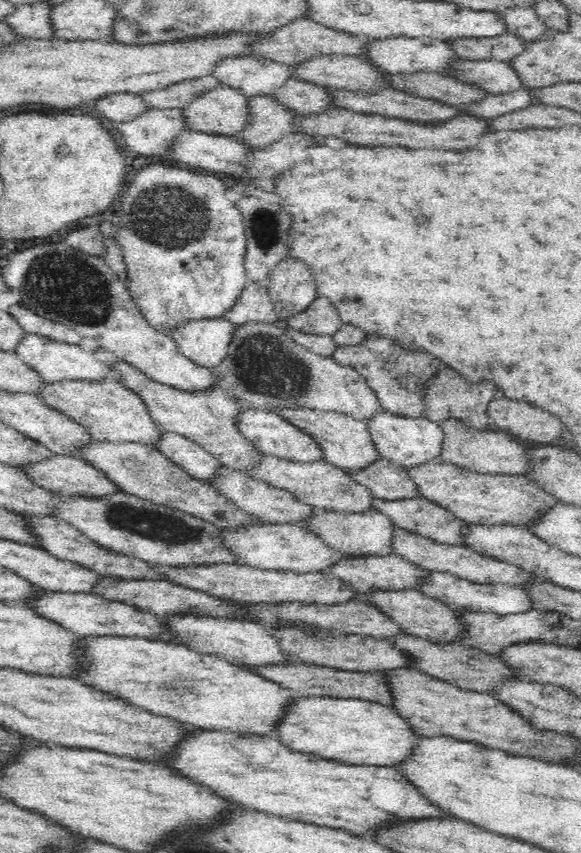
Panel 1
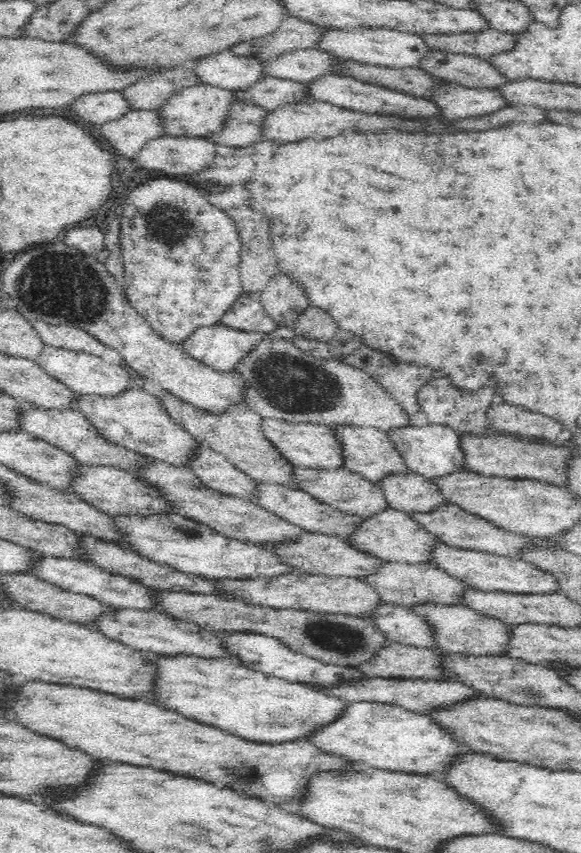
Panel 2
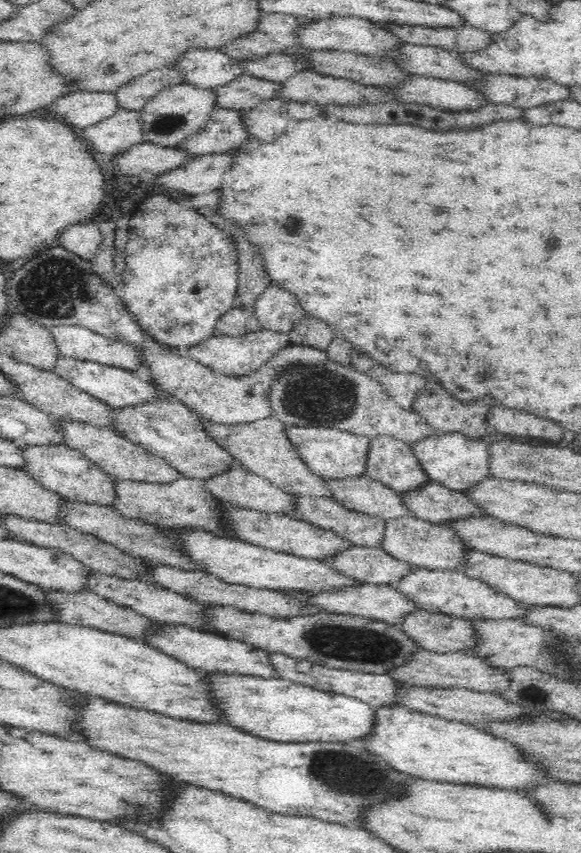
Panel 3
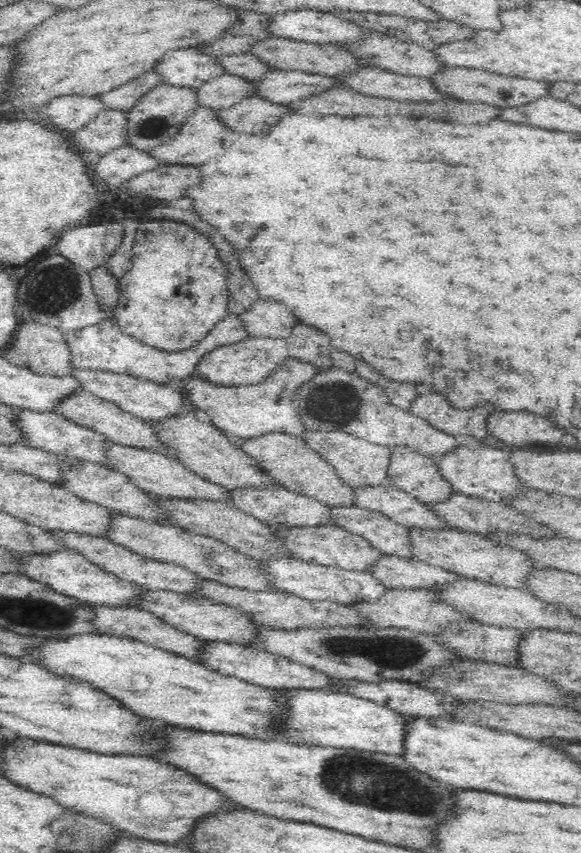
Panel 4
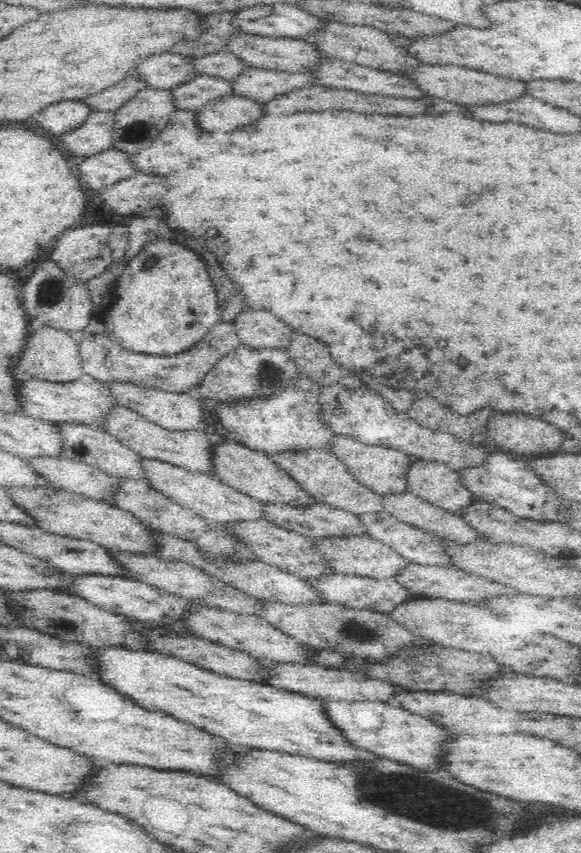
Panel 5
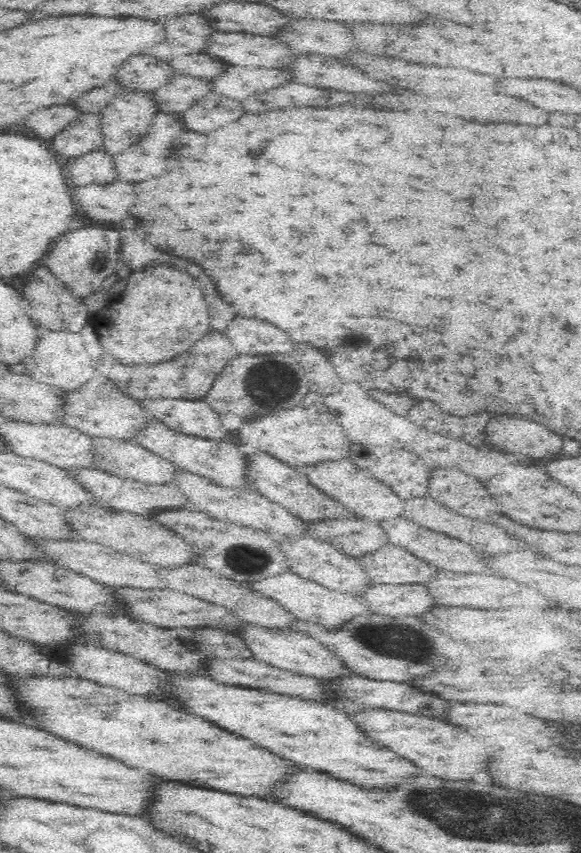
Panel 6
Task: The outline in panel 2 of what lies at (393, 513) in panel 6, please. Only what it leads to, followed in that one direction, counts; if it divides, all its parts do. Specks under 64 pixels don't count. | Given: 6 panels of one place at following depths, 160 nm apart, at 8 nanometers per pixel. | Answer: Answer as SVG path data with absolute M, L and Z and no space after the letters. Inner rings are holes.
M168 392L160 399L174 420L187 432L192 433L200 441L200 444L205 444L210 449L223 454L231 463L234 463L234 466L237 466L255 481L276 483L291 489L298 489L298 481L294 475L295 464L284 457L274 446L274 443L266 437L265 428L263 428L265 418L252 410L248 403L236 404L228 410L228 413L216 416L210 415L205 410L196 408Z

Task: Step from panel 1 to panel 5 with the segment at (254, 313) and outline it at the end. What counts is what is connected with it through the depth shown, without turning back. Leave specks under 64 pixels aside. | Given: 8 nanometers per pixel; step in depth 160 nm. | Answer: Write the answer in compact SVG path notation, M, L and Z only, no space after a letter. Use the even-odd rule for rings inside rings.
M100 316L90 320L88 326L75 335L80 344L85 373L104 383L132 384L134 387L154 388L166 393L181 394L199 387L205 377L242 344L232 322L214 325L191 349L173 356L136 355L126 352L103 331Z

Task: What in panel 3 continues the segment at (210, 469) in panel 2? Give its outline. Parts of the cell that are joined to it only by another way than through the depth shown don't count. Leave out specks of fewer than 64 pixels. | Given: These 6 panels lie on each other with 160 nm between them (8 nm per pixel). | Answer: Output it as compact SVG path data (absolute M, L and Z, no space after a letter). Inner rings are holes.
M234 466L228 472L206 480L206 485L209 490L223 502L224 506L232 506L237 508L246 508L249 510L256 510L258 512L266 512L273 514L284 514L296 517L296 504L299 498L296 495L288 493L274 486L269 480L250 472L244 466Z

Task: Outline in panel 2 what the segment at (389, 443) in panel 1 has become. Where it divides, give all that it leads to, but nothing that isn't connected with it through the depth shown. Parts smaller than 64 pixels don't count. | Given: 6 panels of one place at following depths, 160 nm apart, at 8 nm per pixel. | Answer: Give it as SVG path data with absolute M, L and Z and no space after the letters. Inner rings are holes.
M428 424L422 427L409 427L397 429L388 433L396 445L396 449L402 453L404 462L414 473L425 476L428 480L444 478L454 472L466 470L466 453L462 449L460 435L452 428L445 425Z

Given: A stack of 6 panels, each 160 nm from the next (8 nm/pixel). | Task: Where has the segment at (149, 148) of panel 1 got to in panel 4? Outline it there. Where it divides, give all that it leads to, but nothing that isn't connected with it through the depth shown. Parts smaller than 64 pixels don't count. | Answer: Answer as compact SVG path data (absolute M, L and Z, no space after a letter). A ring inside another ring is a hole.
M102 110L86 128L72 134L74 144L84 152L108 154L110 150L125 144L126 111Z

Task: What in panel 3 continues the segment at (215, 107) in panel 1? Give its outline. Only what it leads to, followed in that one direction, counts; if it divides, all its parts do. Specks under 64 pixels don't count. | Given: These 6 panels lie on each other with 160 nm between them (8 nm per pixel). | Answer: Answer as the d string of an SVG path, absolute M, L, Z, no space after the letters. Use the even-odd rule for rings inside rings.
M184 82L157 92L144 108L139 110L139 120L143 142L156 146L175 147L187 136L202 128L209 112L215 107L215 92L213 89L196 88Z

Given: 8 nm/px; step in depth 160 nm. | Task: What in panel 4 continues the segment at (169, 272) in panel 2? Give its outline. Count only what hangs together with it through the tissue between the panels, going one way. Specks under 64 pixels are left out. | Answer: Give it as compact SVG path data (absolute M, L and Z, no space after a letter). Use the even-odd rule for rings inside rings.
M162 222L142 224L138 228L136 242L138 244L134 248L134 264L130 272L124 274L122 280L119 279L120 302L113 311L114 321L123 334L145 346L165 352L186 351L206 338L213 326L228 313L224 280L226 274L222 272L222 264L218 264L218 256L214 256L214 248L206 244L206 238L198 236L192 228L182 228L180 224L162 224Z

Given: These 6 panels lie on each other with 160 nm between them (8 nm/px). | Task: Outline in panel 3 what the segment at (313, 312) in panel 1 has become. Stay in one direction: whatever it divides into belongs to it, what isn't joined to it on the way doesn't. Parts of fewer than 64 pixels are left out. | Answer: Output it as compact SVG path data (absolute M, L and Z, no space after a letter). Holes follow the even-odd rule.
M308 316L293 326L289 337L293 345L318 348L324 353L327 353L327 348L334 338L332 330L326 328L326 324L322 324L320 320L310 320Z

